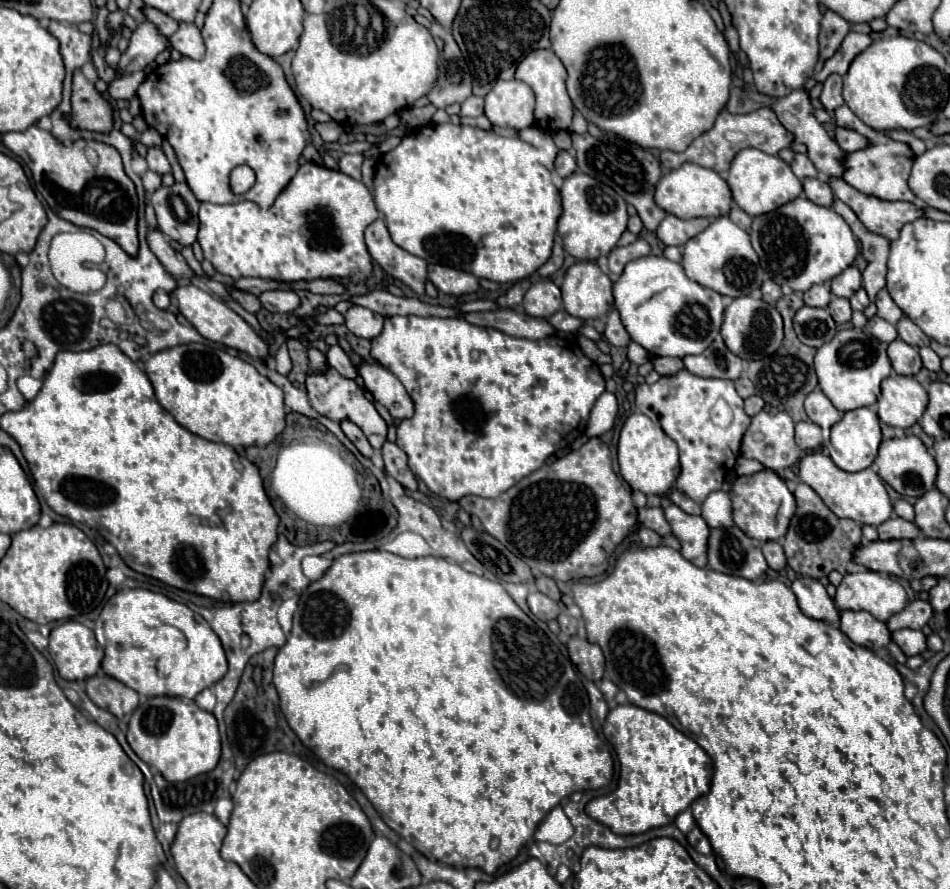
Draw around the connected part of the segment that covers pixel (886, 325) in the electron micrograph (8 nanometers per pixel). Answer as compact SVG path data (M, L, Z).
M872 316L872 318L866 322L866 330L868 330L874 338L878 338L878 340L882 340L882 342L886 342L886 344L898 338L896 328L894 328L890 322L882 320L880 316Z

